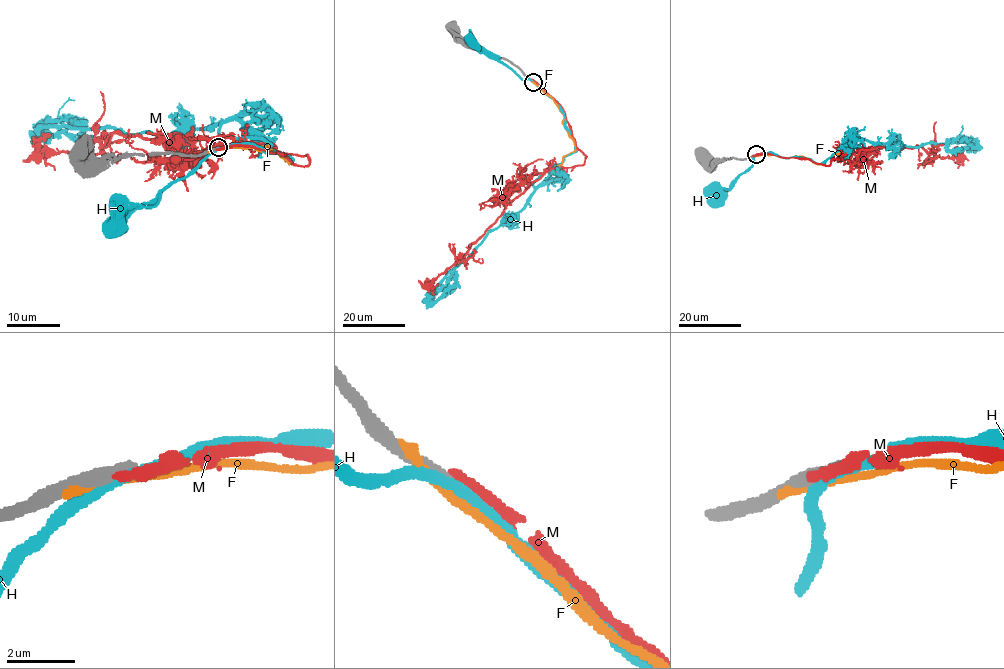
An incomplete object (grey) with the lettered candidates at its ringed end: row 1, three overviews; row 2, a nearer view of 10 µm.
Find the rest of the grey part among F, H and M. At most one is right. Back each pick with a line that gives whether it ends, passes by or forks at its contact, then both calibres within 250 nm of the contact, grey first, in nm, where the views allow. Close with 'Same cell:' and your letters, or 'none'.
Same cell: none

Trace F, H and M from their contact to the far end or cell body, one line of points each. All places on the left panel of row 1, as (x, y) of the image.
F: (212, 150), (252, 148), (259, 152), (274, 150), (290, 162), (286, 157), (274, 154), (269, 146), (260, 145)
H: (216, 149), (183, 178), (126, 214), (113, 227)
M: (216, 149), (251, 145), (306, 166), (309, 157), (113, 133), (47, 152), (55, 170)

